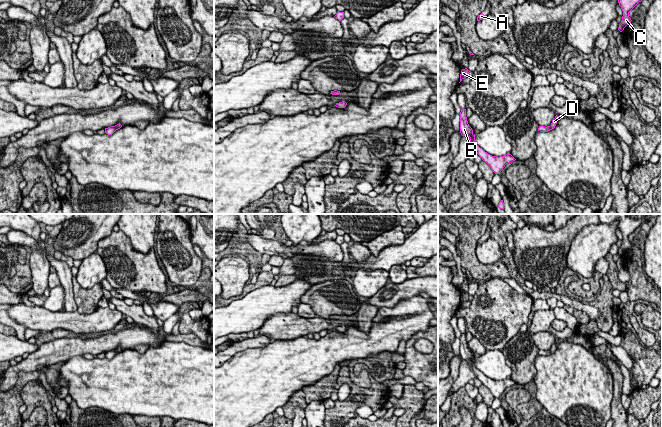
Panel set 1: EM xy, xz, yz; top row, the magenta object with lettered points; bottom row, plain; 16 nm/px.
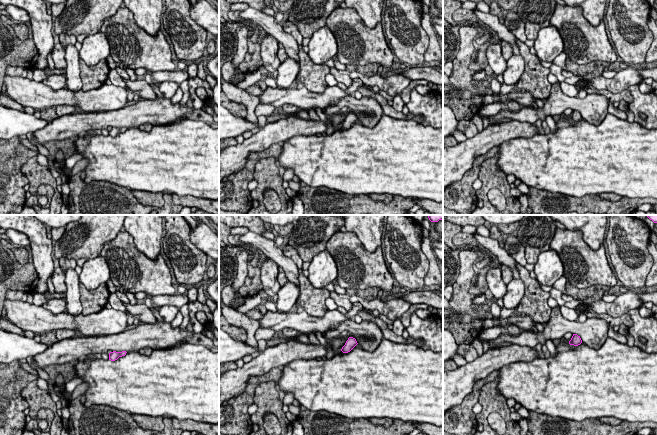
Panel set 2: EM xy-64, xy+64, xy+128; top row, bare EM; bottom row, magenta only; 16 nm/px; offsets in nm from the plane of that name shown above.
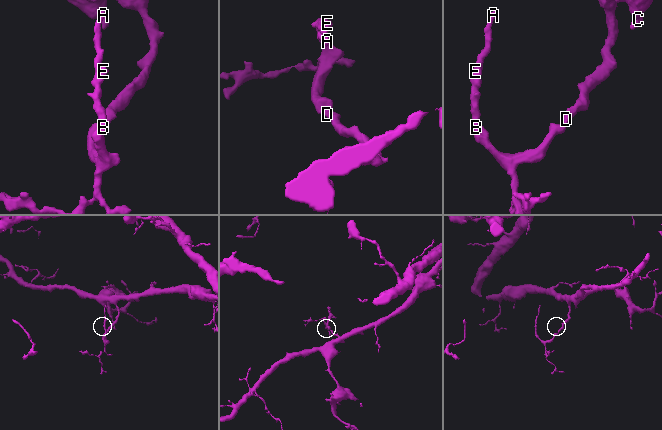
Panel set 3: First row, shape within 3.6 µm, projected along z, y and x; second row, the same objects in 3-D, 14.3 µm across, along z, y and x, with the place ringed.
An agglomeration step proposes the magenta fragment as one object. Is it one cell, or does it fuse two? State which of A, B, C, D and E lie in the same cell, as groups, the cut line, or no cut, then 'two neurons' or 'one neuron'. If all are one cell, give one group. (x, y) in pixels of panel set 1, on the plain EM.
groups A B C D E; cut none; one neuron

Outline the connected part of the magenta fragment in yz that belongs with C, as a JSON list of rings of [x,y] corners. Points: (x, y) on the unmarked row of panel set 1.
[[[597,214],[600,223],[610,224],[618,221],[618,227],[623,235],[621,247],[618,254],[622,256],[624,252],[631,248],[629,236],[644,222],[650,220],[652,217],[656,218],[659,214]]]

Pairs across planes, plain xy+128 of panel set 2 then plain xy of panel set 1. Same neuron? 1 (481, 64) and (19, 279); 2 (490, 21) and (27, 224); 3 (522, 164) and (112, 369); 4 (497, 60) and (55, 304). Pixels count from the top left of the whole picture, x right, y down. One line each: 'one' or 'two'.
1: one
2: two
3: one
4: two

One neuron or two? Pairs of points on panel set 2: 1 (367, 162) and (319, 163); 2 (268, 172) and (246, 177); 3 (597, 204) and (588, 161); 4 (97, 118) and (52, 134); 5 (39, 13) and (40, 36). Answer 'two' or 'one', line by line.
1: one
2: two
3: two
4: one
5: one

